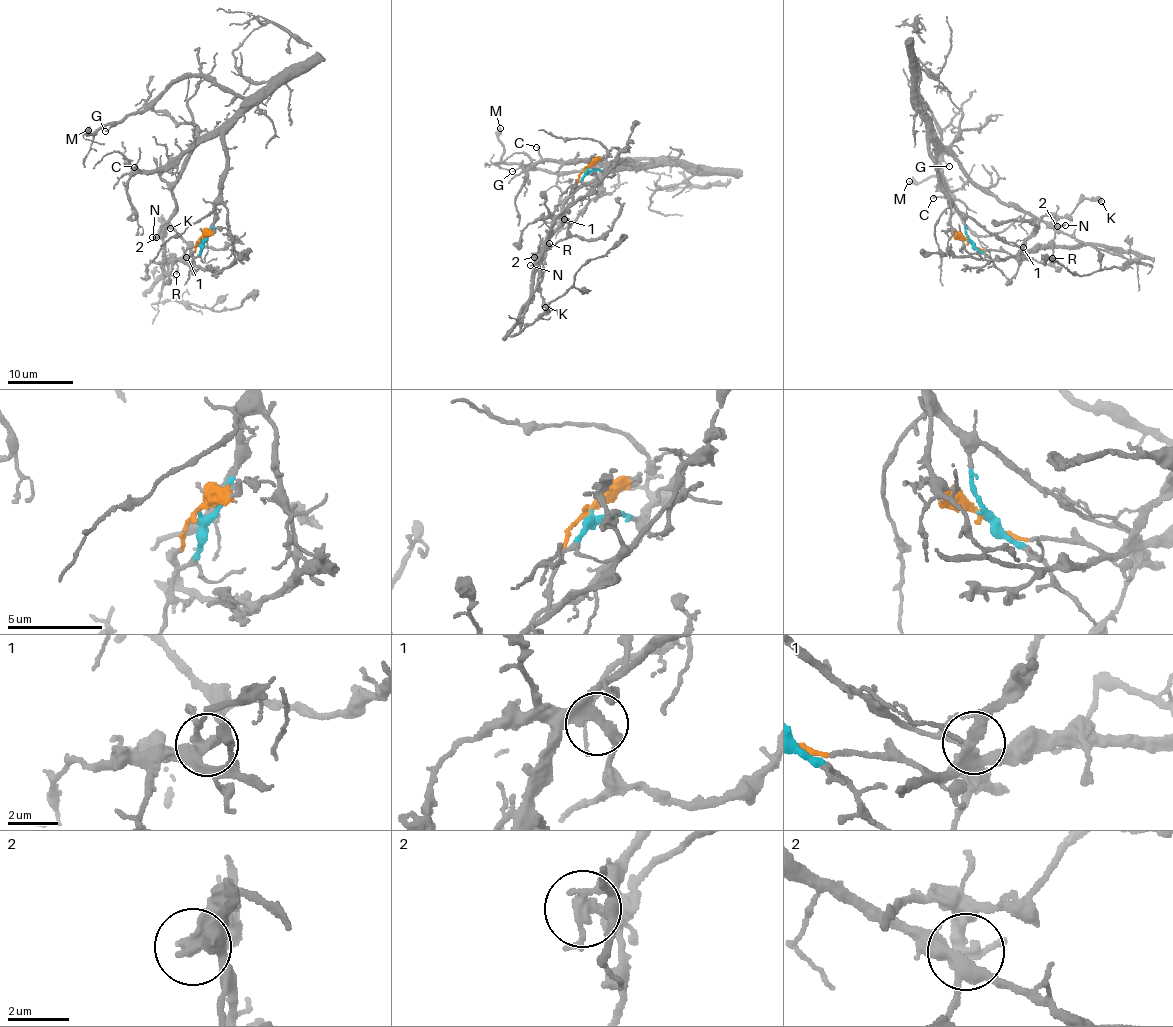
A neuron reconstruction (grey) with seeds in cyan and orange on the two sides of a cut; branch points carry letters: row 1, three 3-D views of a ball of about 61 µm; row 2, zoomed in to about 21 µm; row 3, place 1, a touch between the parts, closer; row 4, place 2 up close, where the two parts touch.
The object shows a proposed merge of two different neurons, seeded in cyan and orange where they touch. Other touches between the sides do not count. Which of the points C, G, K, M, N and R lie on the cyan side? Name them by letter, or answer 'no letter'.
C, G, M, N

